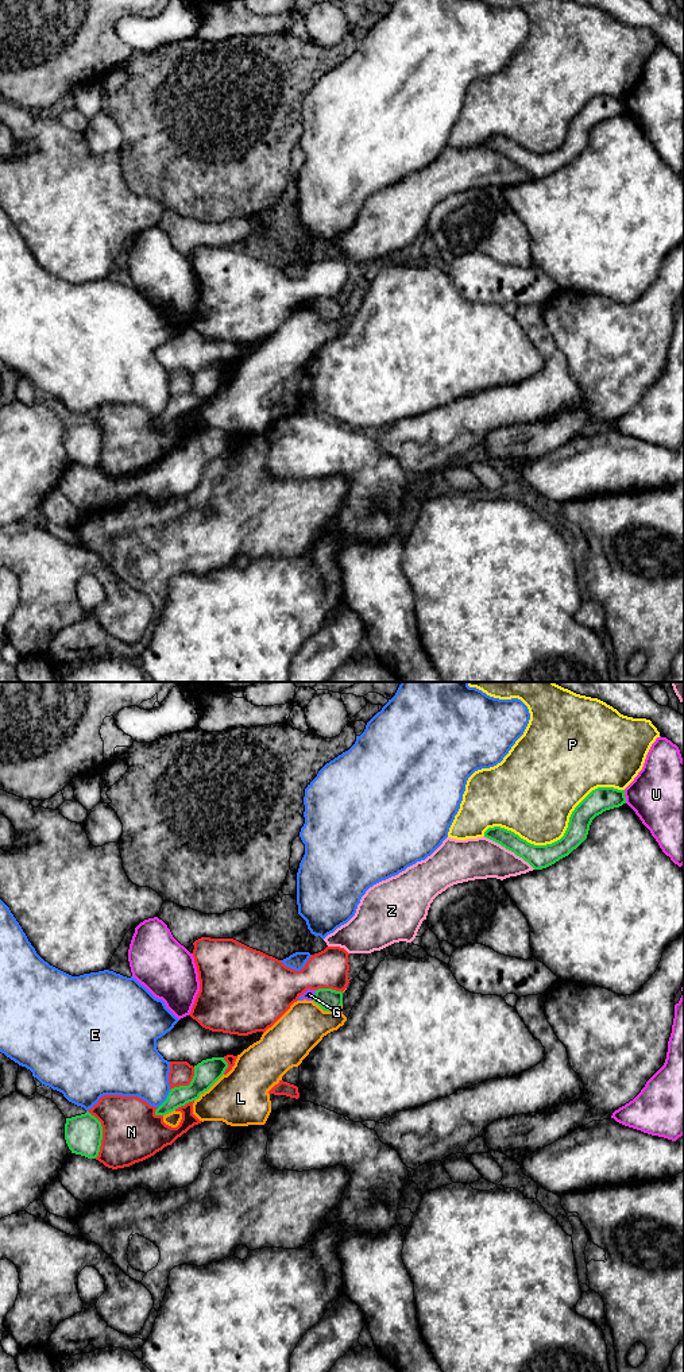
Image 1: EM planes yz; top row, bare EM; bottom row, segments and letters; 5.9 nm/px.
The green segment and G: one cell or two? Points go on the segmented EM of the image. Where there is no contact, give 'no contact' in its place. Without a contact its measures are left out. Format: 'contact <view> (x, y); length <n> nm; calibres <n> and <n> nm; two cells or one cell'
contact yz (315, 995); length 70 nm; calibres 140 and 60 nm; two cells

